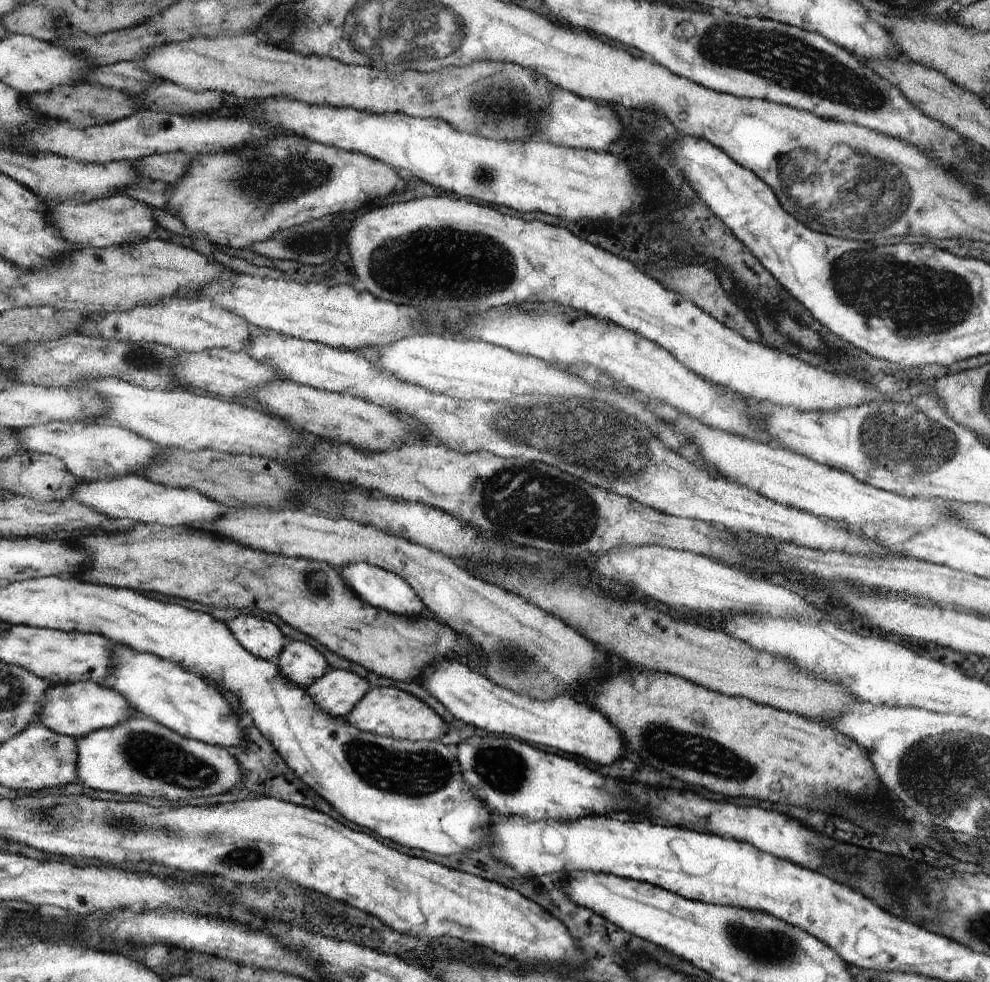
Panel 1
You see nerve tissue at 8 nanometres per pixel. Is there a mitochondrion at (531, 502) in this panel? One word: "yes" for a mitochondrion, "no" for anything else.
yes

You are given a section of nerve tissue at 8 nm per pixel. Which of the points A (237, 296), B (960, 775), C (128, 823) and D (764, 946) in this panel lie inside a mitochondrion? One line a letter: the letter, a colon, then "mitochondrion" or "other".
A: other
B: mitochondrion
C: mitochondrion
D: mitochondrion

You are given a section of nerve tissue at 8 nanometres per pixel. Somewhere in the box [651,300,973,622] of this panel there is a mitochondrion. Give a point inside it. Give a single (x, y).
(906, 445)

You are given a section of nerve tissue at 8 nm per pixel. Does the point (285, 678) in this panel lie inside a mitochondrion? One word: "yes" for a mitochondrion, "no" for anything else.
no

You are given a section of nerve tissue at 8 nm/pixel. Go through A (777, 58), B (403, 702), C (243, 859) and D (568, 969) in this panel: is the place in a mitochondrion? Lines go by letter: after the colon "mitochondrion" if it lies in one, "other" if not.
A: mitochondrion
B: other
C: mitochondrion
D: other

